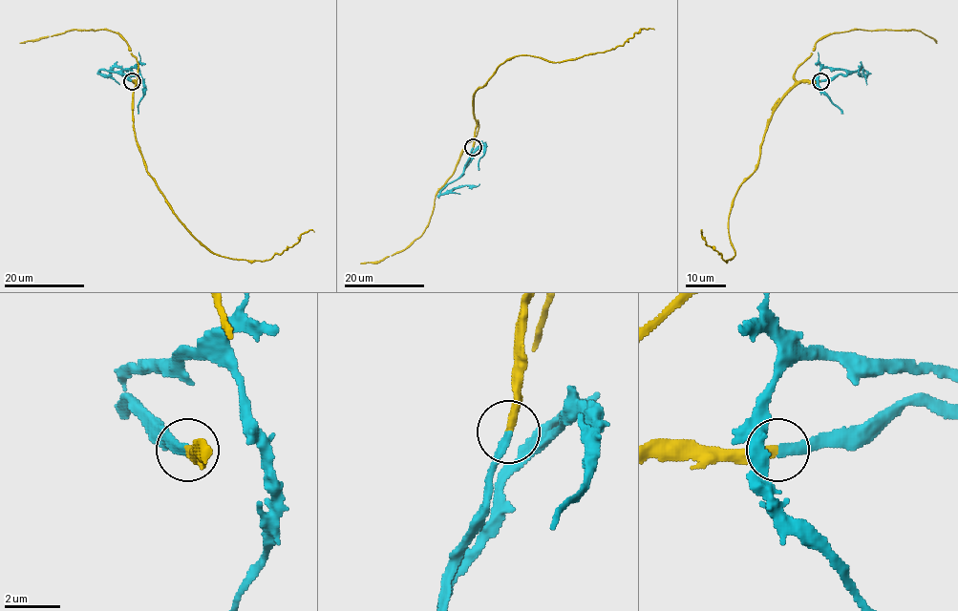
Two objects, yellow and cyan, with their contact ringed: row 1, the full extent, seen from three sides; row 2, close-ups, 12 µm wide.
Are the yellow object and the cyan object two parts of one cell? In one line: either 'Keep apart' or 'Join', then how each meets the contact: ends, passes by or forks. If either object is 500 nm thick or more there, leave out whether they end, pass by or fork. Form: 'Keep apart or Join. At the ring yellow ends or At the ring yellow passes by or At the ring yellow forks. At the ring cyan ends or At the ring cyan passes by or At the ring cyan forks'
Join. At the ring yellow ends. At the ring cyan ends

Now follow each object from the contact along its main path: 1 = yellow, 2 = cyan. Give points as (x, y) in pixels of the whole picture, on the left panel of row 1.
1: (132, 80), (133, 122), (146, 171), (197, 239), (222, 256), (257, 261), (269, 260), (301, 235), (314, 232)
2: (132, 80), (123, 74), (124, 70), (136, 68), (139, 73), (144, 95), (138, 106), (138, 114)

